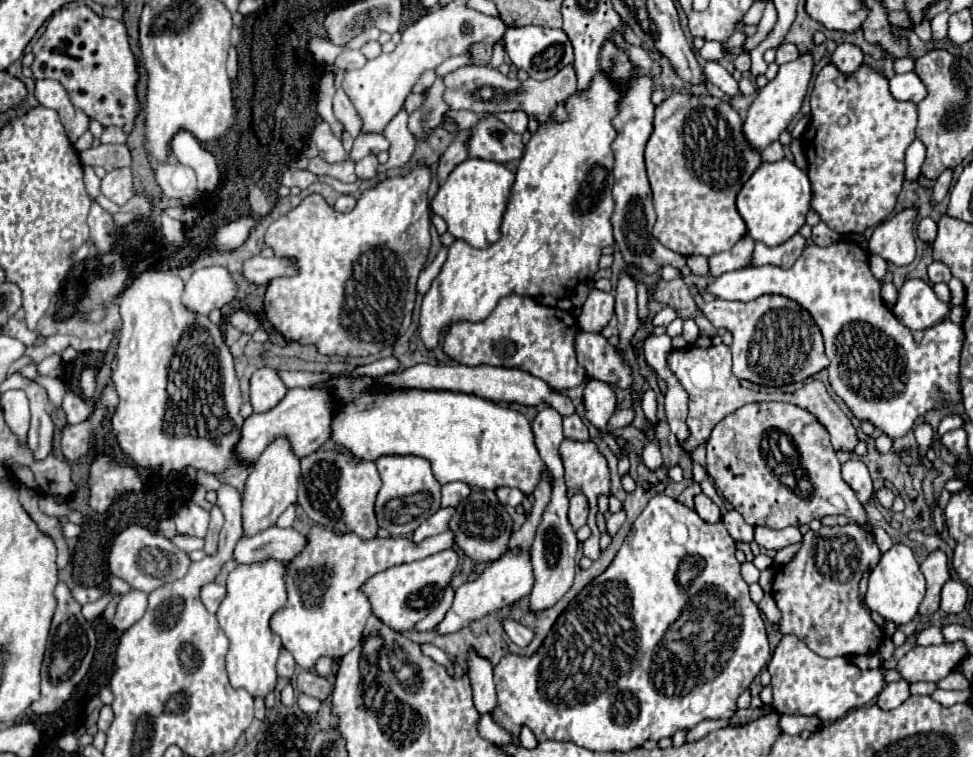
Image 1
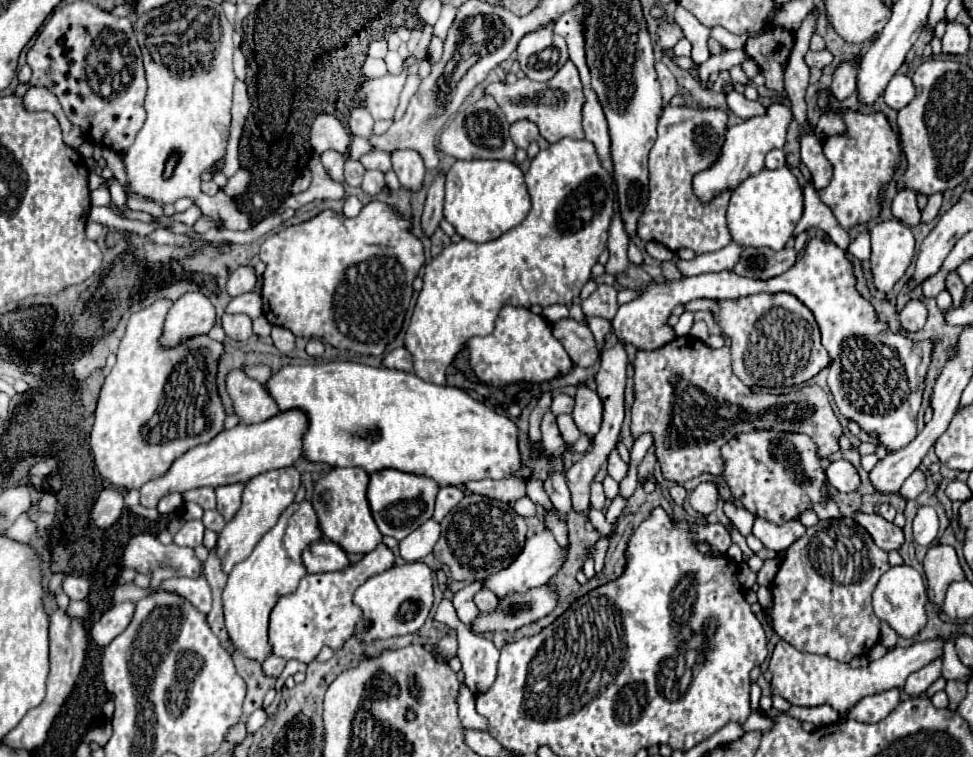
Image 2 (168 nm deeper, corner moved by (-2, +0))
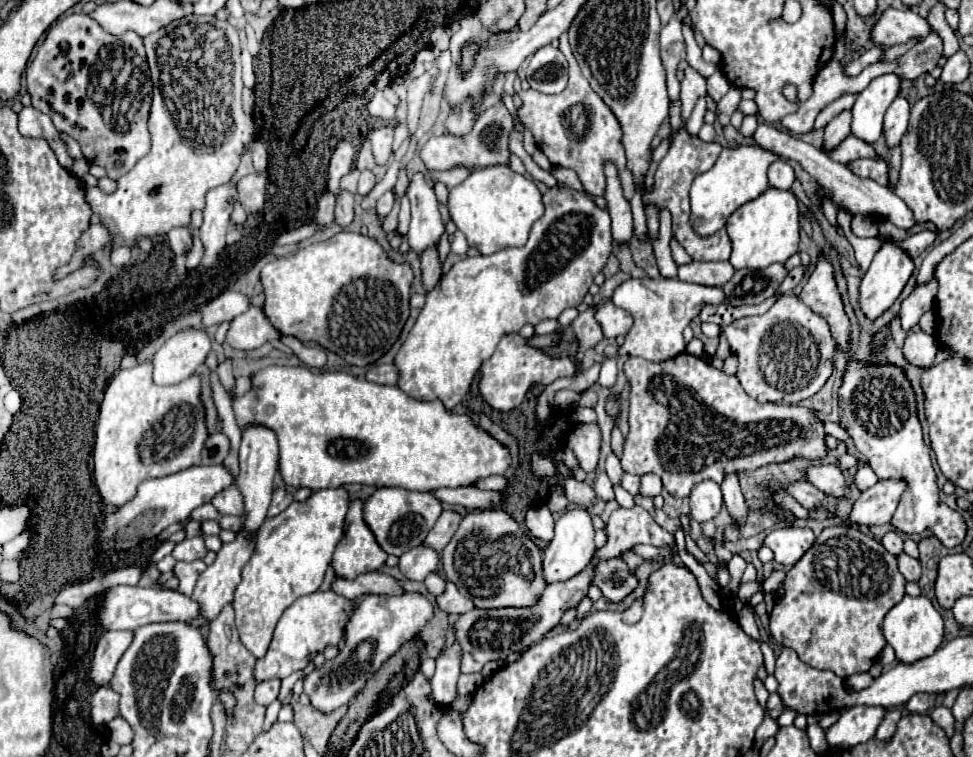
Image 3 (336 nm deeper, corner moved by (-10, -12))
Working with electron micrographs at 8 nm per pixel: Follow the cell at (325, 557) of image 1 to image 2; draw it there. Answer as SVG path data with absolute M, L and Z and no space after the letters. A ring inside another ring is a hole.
M379 545L375 551L363 555L357 565L349 565L343 571L305 575L293 595L283 595L271 611L269 619L269 645L271 653L283 657L285 661L297 659L311 663L323 645L339 649L355 631L357 621L361 621L361 609L353 603L353 593L371 575L383 573L393 567L393 553Z

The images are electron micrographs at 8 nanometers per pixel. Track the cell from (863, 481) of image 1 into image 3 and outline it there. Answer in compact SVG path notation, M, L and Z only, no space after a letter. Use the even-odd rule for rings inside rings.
M817 465L807 469L807 481L819 487L823 493L833 495L837 499L847 499L849 495L849 483L845 481L845 475L835 465Z

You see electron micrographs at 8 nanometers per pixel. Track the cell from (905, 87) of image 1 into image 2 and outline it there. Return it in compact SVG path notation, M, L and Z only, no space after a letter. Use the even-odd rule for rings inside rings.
M895 73L895 77L889 81L889 85L883 93L883 99L885 99L887 107L891 107L895 111L909 105L913 101L913 97L915 97L913 81L907 75L901 75L901 73Z

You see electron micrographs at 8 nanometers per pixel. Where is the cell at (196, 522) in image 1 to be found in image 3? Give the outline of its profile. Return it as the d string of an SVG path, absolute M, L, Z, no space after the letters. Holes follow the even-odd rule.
M193 537L193 539L183 539L181 543L175 545L173 553L171 553L177 561L195 561L195 559L203 559L207 555L207 547L203 543L201 537Z

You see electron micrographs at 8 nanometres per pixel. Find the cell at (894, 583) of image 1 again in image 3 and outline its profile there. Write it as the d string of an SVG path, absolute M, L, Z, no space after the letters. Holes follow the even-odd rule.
M905 595L883 619L883 635L895 649L895 655L903 663L913 663L927 655L933 655L943 641L943 619L925 595Z

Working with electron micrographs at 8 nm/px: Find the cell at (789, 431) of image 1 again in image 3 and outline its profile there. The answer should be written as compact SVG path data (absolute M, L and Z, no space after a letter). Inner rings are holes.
M899 553L897 555L897 565L899 565L899 571L903 573L903 577L907 581L919 581L919 577L921 577L921 565L919 565L917 559L913 559L907 553Z

